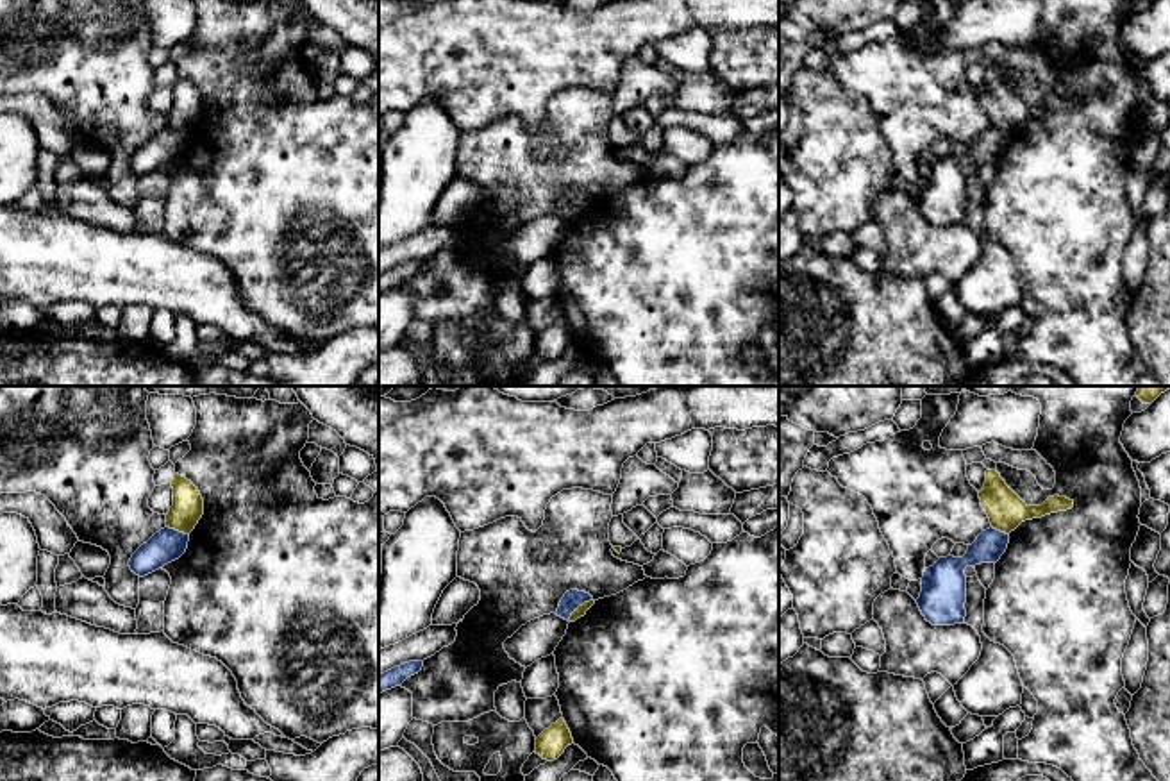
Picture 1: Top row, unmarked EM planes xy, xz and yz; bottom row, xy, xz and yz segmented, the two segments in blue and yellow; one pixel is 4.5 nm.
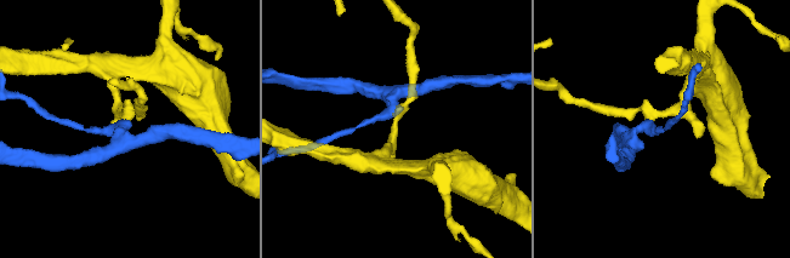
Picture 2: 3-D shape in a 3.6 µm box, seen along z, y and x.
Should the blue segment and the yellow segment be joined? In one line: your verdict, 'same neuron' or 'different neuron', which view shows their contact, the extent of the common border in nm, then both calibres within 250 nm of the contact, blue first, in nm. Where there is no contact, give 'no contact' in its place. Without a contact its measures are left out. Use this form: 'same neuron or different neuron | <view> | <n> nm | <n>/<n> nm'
different neuron | xz | 150 nm | 90/50 nm

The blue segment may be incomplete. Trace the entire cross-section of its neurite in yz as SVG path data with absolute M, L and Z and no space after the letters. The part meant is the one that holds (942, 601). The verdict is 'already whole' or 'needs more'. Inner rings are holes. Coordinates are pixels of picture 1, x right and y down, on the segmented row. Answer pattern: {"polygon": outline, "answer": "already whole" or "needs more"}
{"polygon": "M990 527L982 531L972 545L968 545L963 558L940 558L932 567L925 568L922 592L916 599L925 620L932 626L965 624L965 568L981 563L997 563L1006 552L1007 543L1009 534Z", "answer": "already whole"}

